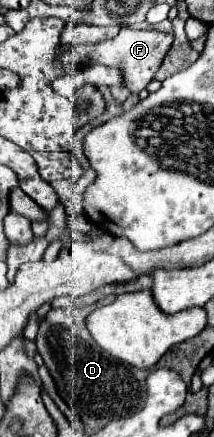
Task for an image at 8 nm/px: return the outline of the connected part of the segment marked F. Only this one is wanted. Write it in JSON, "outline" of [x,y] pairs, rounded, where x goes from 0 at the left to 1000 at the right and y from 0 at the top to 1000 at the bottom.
{"outline":[[[570,62],[533,89],[505,89],[505,94],[477,94],[449,103],[364,103],[364,108],[290,103],[290,112],[299,112],[290,140],[308,140],[308,144],[346,140],[346,144],[477,144],[505,153],[570,153],[570,162],[589,167],[579,195],[617,213],[654,213],[738,167],[785,112],[794,112],[794,80],[720,71],[720,66]]]}

